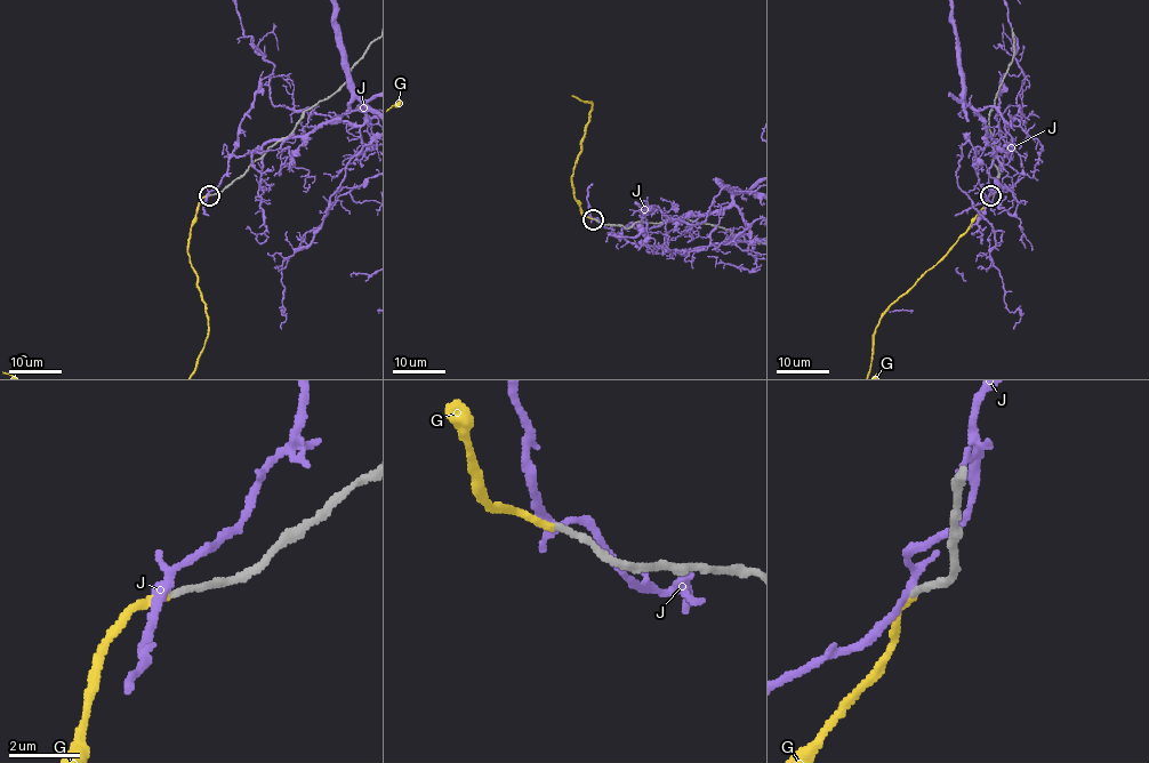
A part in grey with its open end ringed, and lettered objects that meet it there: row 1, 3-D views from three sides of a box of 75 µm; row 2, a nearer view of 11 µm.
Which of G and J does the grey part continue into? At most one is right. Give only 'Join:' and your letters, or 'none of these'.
Join: G

